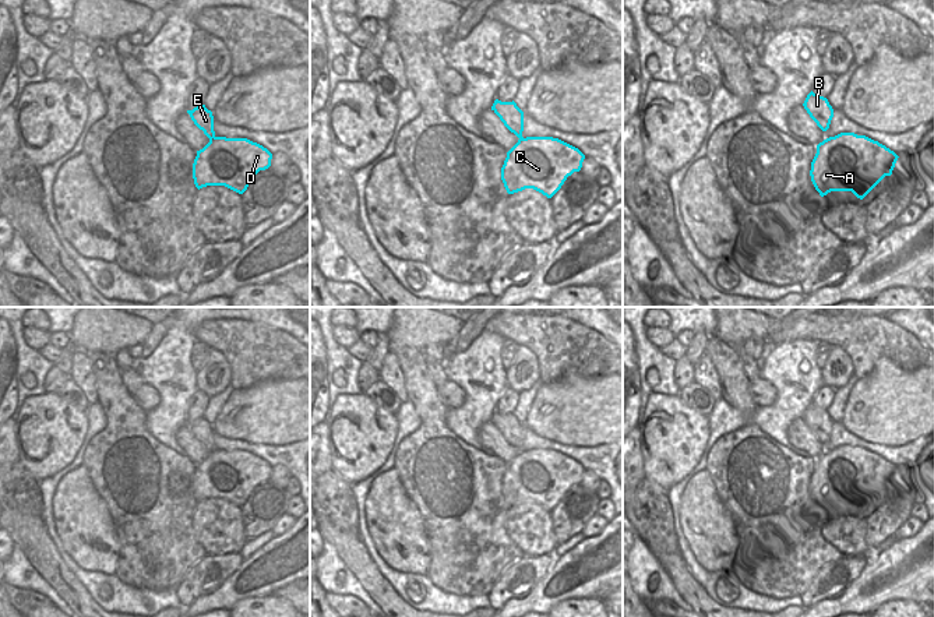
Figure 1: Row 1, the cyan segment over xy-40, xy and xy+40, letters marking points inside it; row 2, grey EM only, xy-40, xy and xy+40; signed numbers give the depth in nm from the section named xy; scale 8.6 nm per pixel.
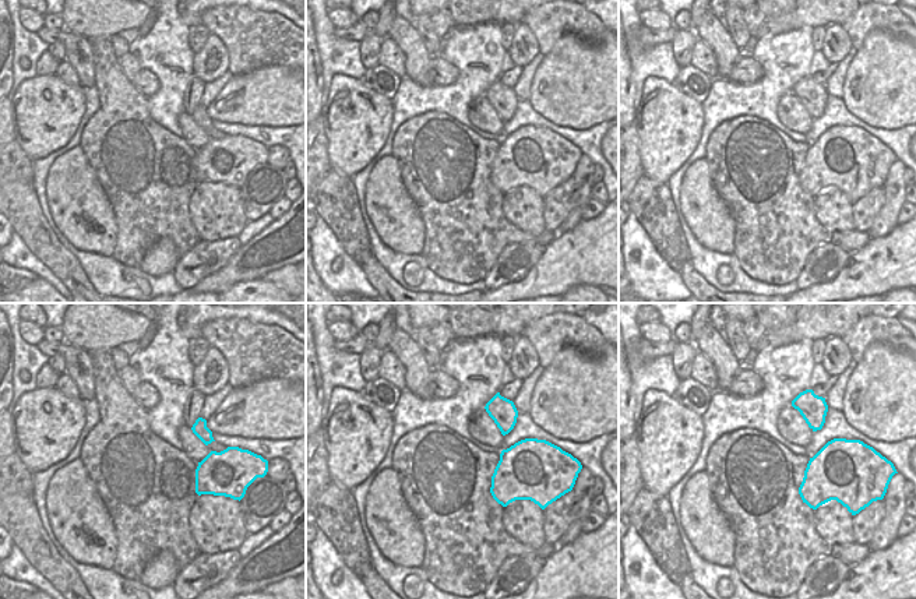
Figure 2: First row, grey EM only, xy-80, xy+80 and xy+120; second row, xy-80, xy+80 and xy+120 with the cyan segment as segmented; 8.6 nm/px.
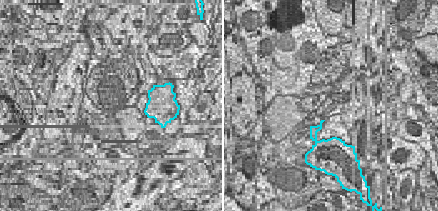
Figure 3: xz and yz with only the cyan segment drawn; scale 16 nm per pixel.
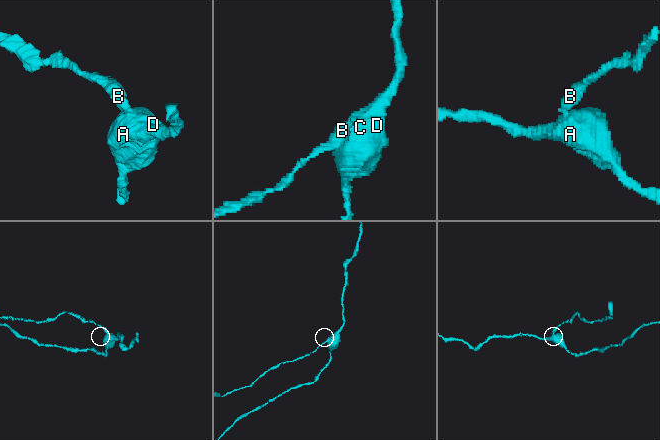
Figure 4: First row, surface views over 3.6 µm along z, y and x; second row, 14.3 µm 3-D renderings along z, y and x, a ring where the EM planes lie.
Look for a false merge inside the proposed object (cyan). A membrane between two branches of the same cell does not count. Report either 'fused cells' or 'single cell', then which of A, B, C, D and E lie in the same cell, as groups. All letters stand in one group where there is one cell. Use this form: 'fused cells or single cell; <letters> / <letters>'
fused cells; A C D / B E

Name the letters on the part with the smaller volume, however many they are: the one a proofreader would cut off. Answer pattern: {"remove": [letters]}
{"remove": ["B", "E"]}

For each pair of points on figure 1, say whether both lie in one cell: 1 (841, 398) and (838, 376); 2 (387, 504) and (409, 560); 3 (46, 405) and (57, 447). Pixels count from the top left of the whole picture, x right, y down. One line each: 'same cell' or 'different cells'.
1: different cells
2: same cell
3: same cell

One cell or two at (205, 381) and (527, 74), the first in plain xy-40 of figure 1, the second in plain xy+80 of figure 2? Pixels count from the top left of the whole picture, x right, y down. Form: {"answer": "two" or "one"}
{"answer": "two"}

